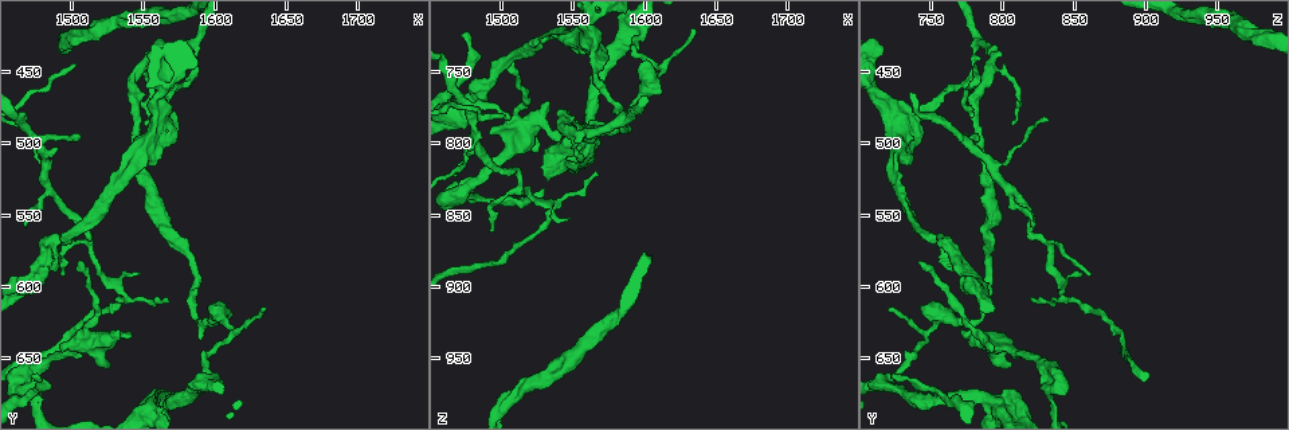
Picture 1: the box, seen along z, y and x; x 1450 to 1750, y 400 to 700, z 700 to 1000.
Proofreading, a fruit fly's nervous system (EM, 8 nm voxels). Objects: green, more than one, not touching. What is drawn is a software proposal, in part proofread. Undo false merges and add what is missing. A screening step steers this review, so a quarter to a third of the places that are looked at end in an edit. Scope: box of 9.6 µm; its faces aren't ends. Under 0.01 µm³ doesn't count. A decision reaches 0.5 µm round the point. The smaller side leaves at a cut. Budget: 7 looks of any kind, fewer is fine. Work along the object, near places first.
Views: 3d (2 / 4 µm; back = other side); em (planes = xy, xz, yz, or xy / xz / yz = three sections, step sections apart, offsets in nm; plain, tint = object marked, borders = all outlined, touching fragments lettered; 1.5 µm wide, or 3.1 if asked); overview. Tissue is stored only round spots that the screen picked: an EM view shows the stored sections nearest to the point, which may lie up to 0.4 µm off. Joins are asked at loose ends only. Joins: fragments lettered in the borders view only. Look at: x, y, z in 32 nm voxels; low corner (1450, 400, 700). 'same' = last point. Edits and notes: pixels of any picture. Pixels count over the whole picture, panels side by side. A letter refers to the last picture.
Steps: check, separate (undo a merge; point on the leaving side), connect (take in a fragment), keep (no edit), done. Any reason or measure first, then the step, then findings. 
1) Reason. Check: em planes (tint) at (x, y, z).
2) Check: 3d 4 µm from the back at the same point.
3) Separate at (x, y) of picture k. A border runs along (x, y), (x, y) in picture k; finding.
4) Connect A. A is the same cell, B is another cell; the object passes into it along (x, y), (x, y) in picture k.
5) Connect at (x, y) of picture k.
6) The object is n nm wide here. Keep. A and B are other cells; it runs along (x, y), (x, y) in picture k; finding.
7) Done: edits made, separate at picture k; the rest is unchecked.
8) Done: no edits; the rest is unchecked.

Branch stops here. Check: 3d 4 µm at (1568, 504, 736).

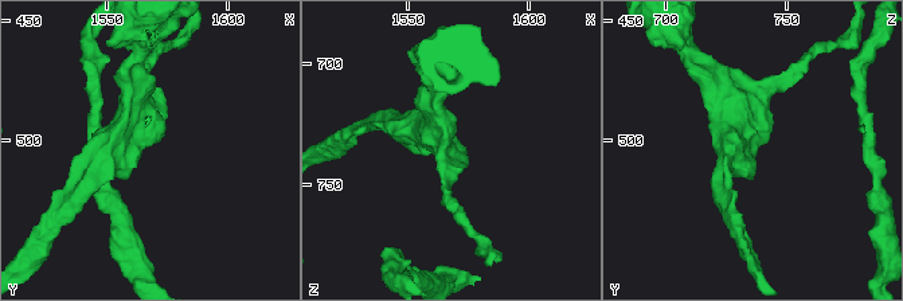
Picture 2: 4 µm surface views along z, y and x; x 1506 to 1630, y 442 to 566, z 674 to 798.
Now the EM. Check: em yz step 4 (plain) at (1567, 503, 736).

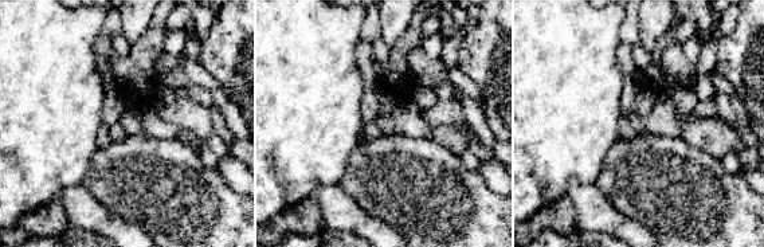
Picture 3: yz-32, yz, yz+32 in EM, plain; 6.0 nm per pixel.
See the neighbours. Check: em yz step 4 (borders) at the same point.

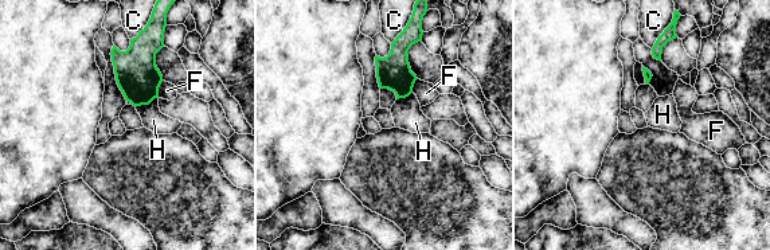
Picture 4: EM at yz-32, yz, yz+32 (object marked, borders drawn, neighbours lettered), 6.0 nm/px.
Keep. C, F and H are other cells; a border runs along (157, 97), (148, 104), (136, 106) in picture 4; no lettered fragment goes on from it.

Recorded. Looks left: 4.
Free end. Check: 3d 4 µm at (1532, 634, 770).

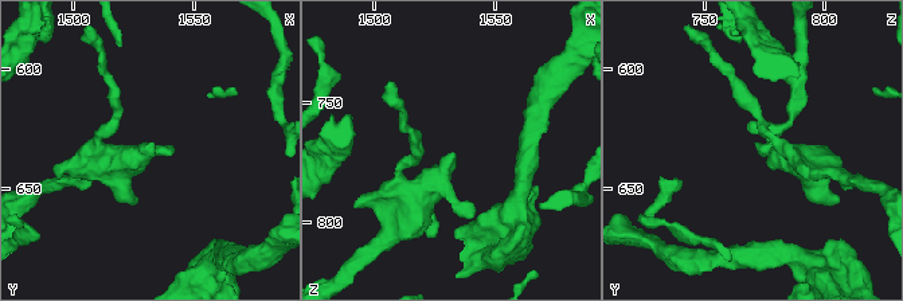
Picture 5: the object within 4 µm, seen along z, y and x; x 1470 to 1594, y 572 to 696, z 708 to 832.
Need the tissue. Check: em xz step 8 (borders) at (1534, 631, 771).

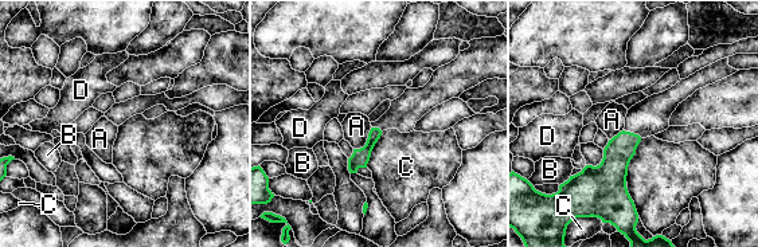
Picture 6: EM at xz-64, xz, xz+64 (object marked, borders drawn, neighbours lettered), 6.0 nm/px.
Keep. A, B, C and D are other cells; it runs along (375, 130), (370, 145), (352, 169) in picture 6; no lettered fragment goes on from it.

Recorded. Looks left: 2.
Done: no edits; the rest is unchecked.

